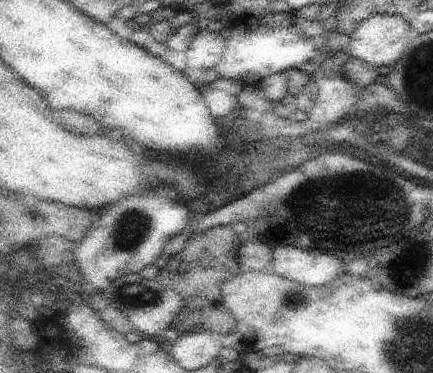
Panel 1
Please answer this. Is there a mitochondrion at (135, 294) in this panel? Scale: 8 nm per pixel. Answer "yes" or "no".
yes

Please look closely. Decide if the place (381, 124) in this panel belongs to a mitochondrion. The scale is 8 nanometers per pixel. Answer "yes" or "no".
yes

